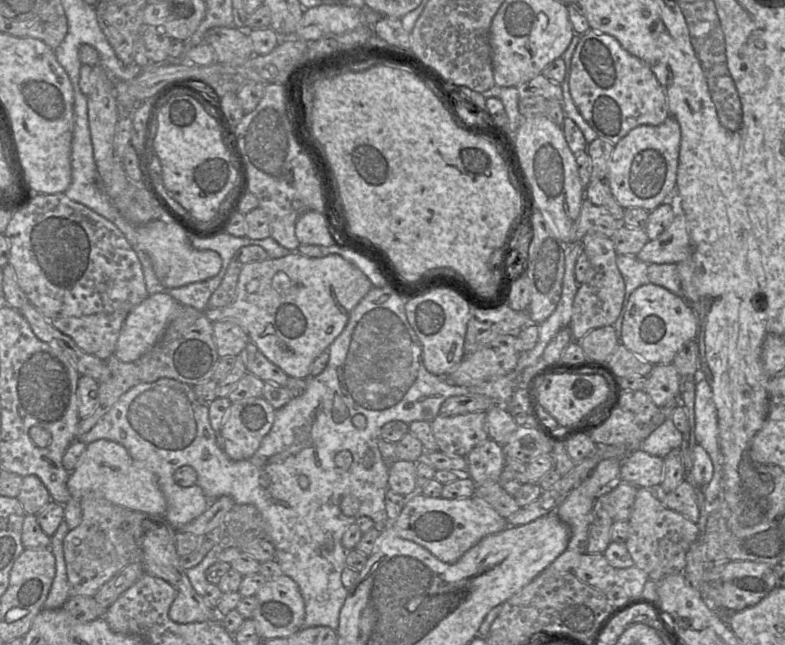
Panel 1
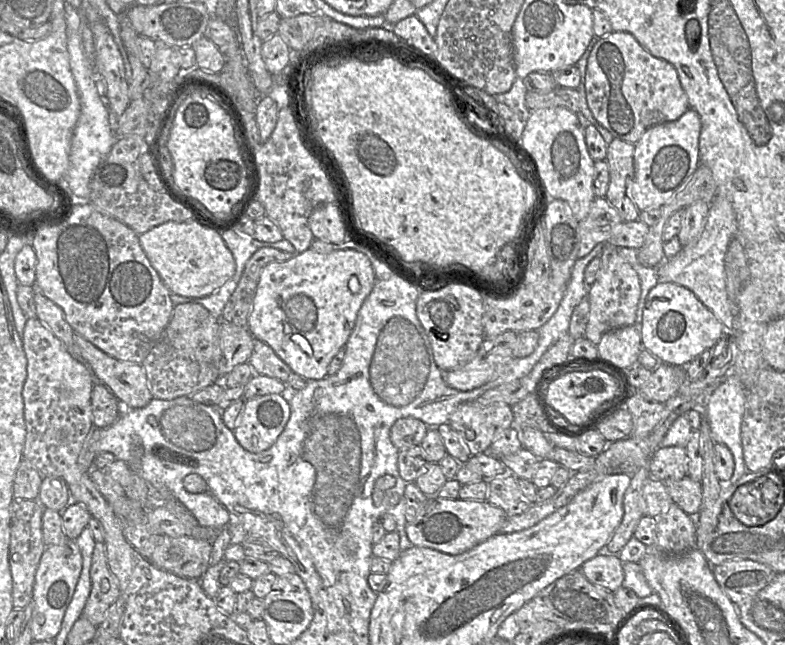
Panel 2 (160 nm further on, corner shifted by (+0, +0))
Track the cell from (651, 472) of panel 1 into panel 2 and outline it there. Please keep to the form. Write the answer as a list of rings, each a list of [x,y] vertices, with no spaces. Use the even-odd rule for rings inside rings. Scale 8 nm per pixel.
[[[659,447],[652,454],[648,469],[654,480],[681,480],[687,477],[687,455],[685,447]]]

